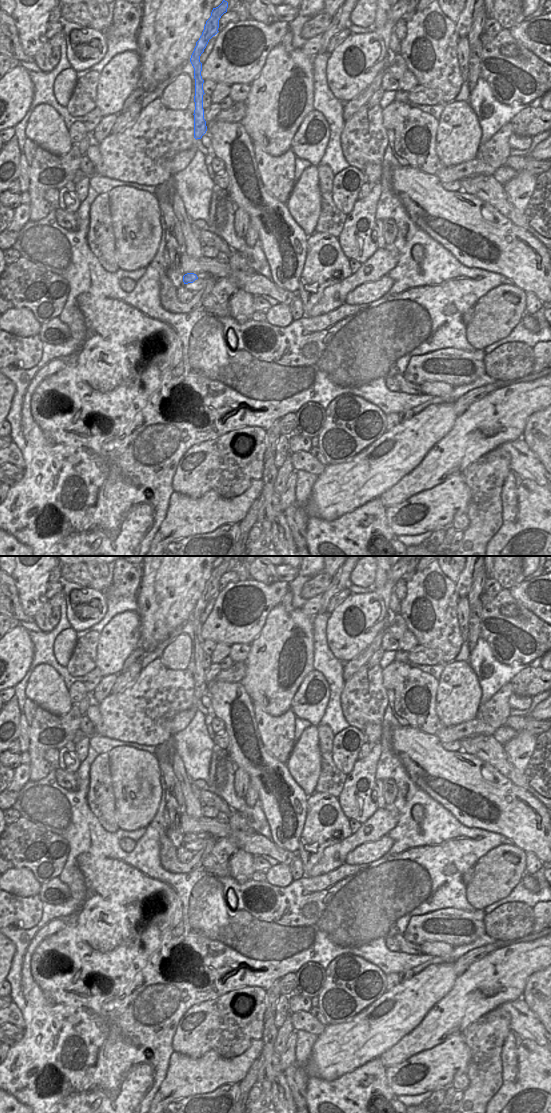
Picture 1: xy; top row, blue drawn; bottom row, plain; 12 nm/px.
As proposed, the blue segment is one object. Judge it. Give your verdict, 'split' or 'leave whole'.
leave whole

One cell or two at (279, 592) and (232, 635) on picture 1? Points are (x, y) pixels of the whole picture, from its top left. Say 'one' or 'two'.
one

